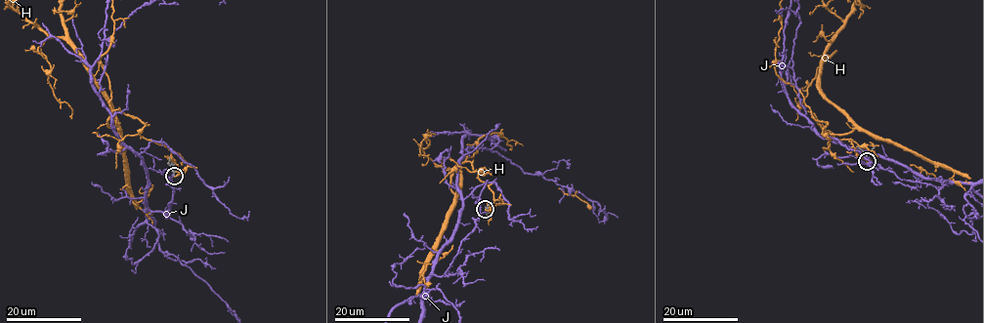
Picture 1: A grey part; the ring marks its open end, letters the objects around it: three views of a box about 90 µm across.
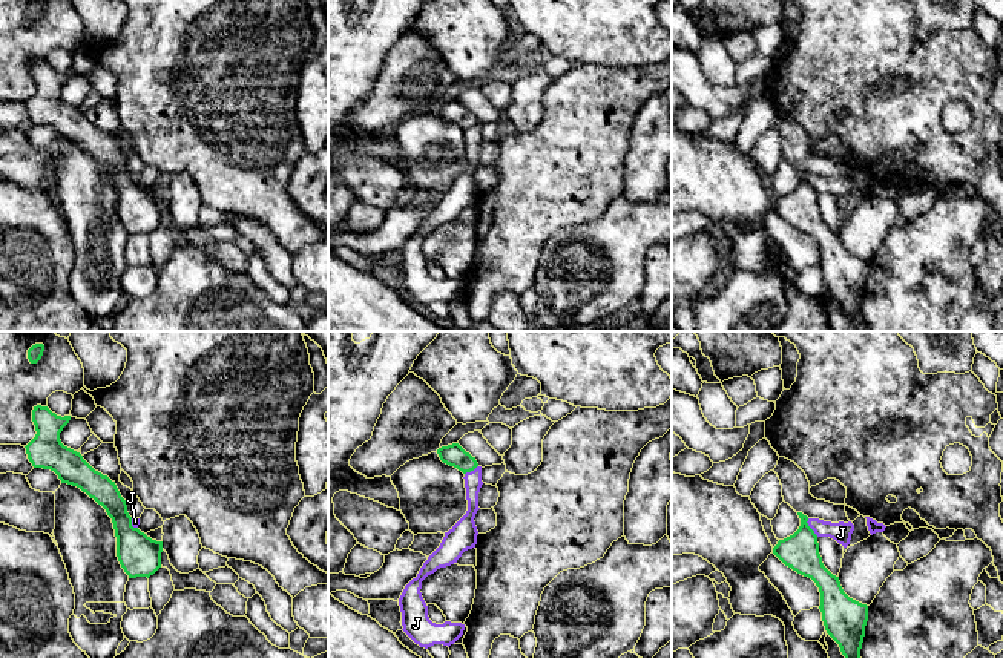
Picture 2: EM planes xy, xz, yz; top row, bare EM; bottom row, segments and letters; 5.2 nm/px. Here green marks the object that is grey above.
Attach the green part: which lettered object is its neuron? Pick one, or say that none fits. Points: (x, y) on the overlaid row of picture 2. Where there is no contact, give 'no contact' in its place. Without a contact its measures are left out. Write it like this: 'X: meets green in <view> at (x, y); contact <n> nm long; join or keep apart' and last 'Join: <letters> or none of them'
H: no contact; keep apart
J: meets green in yz at (810, 528); contact 110 nm long; keep apart
Join: none of them

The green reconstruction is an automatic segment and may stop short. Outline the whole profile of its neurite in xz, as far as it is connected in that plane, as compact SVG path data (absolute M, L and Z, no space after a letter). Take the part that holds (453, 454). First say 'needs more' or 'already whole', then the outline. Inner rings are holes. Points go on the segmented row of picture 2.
already whole | M459 443L442 446L437 449L437 454L443 463L457 468L463 474L478 466L475 457L466 452Z

